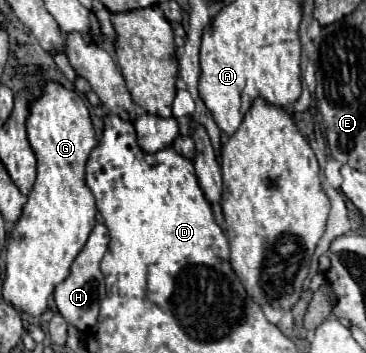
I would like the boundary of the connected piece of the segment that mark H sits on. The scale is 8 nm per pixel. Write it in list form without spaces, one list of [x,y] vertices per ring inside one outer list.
[[[97,223],[93,227],[83,251],[73,261],[69,277],[55,287],[55,303],[57,303],[59,313],[63,315],[63,319],[69,325],[77,327],[79,331],[87,331],[89,327],[93,327],[97,323],[99,305],[105,299],[105,279],[103,279],[103,273],[99,271],[99,263],[107,251],[107,245],[109,245],[109,231],[103,223]]]

